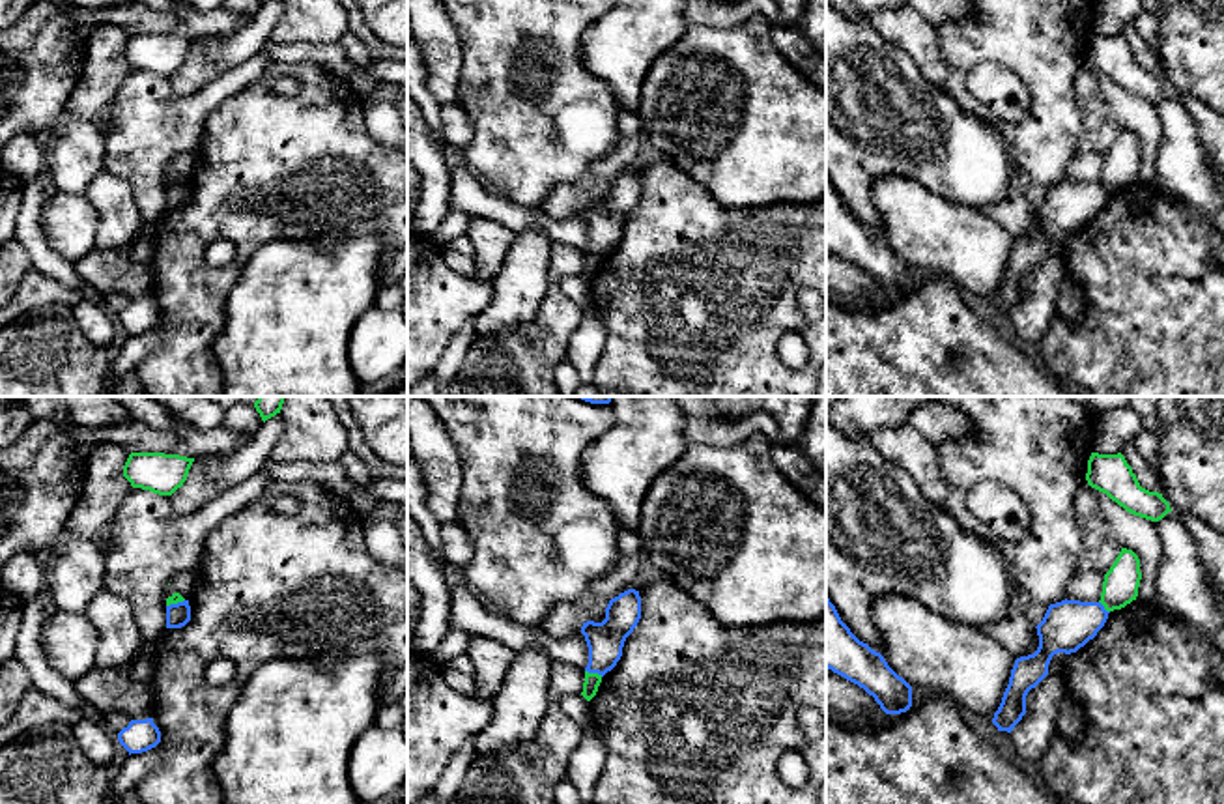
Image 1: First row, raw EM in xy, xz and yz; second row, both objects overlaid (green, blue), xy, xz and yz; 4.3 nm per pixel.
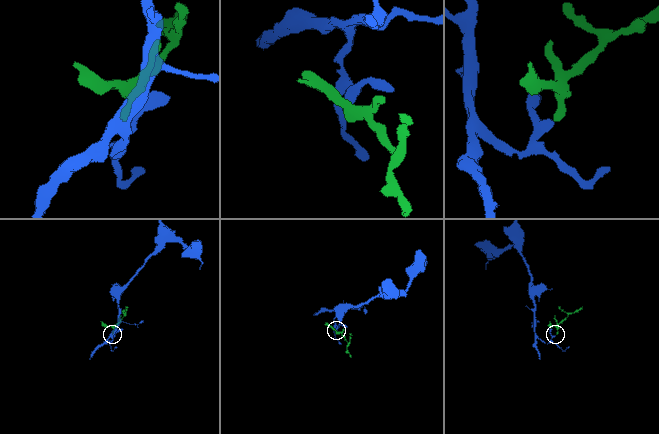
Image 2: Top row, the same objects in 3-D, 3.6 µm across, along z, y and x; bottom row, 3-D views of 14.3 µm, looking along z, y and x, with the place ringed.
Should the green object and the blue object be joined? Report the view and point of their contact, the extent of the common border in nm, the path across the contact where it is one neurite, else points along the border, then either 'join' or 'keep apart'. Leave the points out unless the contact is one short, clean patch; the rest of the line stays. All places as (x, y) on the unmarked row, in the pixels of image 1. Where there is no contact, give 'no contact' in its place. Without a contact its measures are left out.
xz (595, 255) | 80 nm | along xz (585, 251), (602, 257) | keep apart

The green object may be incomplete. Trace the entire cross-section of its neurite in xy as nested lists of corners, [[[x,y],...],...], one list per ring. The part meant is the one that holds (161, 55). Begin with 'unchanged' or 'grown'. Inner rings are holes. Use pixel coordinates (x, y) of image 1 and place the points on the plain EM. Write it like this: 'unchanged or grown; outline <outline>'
unchanged; outline [[[131,34],[123,58],[133,69],[172,77],[187,62],[194,39],[164,34]]]

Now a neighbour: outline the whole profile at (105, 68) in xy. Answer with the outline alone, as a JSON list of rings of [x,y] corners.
[[[116,24],[90,28],[86,36],[84,73],[62,114],[97,122],[133,71],[123,58],[129,34]]]

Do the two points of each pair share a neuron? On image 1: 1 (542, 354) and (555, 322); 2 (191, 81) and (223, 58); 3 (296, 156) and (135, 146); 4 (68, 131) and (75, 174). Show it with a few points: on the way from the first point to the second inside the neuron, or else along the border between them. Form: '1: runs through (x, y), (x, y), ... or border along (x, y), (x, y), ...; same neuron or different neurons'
1: runs through (542, 346), (552, 330); same neuron
2: runs through (199, 73), (215, 58); same neuron
3: border along (213, 109), (197, 152); different neurons
4: runs through (75, 143), (75, 163); same neuron

